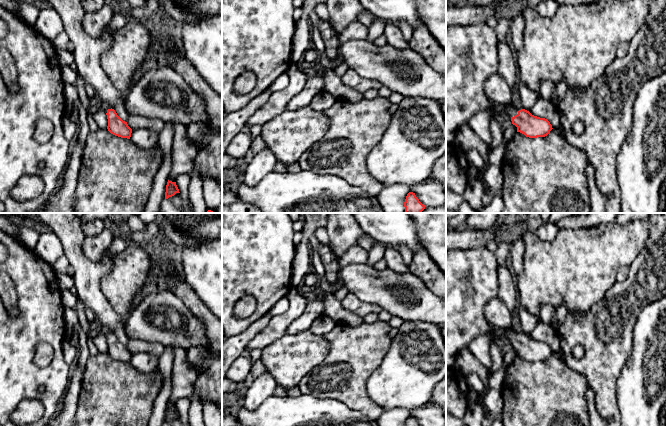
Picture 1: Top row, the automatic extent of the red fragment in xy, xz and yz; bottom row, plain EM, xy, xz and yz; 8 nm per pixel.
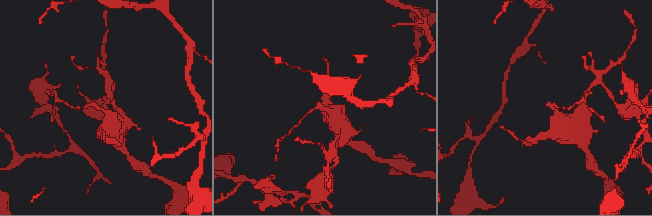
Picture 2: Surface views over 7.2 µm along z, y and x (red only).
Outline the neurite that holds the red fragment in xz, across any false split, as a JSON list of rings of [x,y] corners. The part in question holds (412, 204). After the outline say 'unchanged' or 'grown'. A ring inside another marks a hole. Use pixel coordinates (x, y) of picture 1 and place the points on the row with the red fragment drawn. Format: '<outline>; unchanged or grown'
[[[409,192],[406,196],[404,207],[404,213],[421,213],[426,206],[419,201],[415,193]]]; unchanged

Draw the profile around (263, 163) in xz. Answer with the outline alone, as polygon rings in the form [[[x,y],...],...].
[[[266,147],[259,153],[256,153],[253,160],[247,165],[241,182],[248,186],[258,184],[263,177],[275,169],[277,161],[278,159],[273,151]]]

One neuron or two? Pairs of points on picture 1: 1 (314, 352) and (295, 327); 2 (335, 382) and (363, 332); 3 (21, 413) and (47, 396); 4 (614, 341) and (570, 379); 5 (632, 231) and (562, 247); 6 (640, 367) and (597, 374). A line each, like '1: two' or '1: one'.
1: two
2: one
3: two
4: two
5: one
6: two

